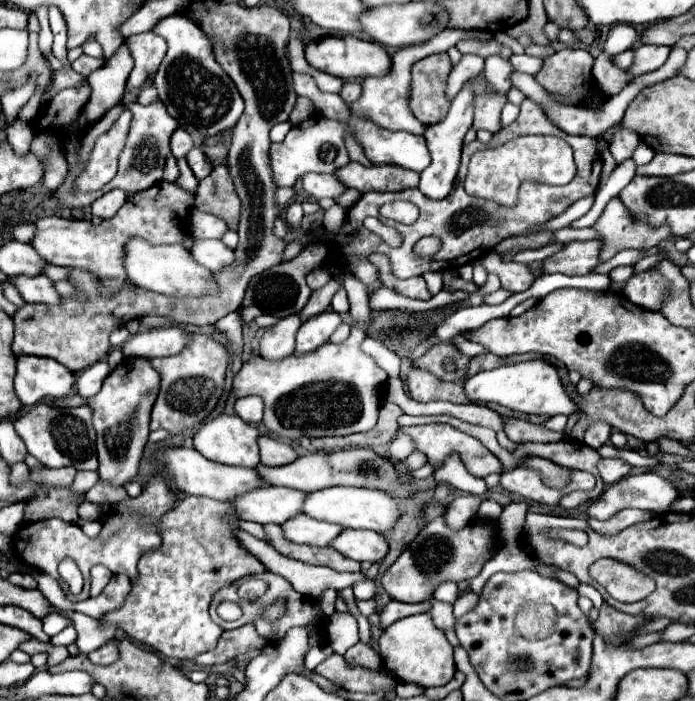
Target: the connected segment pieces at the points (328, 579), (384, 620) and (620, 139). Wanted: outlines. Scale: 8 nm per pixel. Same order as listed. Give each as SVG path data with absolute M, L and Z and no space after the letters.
M242 531L238 537L240 537L240 543L244 545L244 549L248 549L252 555L256 555L256 557L268 567L268 571L282 575L284 579L288 579L288 581L292 583L292 587L294 587L298 593L302 593L302 595L306 595L306 597L310 597L310 599L320 597L320 593L322 593L324 589L328 589L328 587L340 591L340 589L346 589L346 587L353 587L358 581L365 579L362 572L338 573L338 571L328 569L328 567L316 567L316 565L308 565L308 563L296 561L296 559L290 559L290 557L286 557L286 555L280 555L270 543L260 541L260 539L252 537L250 533L244 533L244 531Z
M390 601L384 611L380 613L380 627L386 629L388 625L392 625L394 621L402 619L402 617L408 617L408 615L416 615L416 613L426 613L428 611L428 603L422 601L422 603L414 603L414 605L408 605L408 603L400 603L400 601Z
M620 125L614 139L609 143L609 150L617 163L622 163L628 157L632 157L638 145L640 145L640 137Z

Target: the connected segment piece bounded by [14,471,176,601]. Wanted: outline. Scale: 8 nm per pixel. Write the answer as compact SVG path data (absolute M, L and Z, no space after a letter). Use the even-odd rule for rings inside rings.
M158 471L158 473L150 475L148 483L144 485L144 489L138 497L124 499L116 505L112 515L102 523L102 531L98 533L98 537L92 539L92 537L84 535L84 531L74 523L60 521L60 519L48 519L48 521L22 525L18 529L18 533L14 535L14 539L16 539L14 547L16 545L16 553L26 565L44 571L44 573L56 577L58 581L60 581L58 563L64 557L72 557L80 565L80 571L84 573L86 583L84 583L84 589L80 595L74 596L68 593L67 597L72 601L82 601L82 599L90 597L90 567L96 563L108 565L108 569L112 573L122 573L122 575L128 575L130 579L136 579L138 557L148 549L160 547L158 521L164 513L174 509L174 505L176 505L176 493L170 489L168 481L164 479L164 473ZM86 591L88 591L88 595L86 595Z

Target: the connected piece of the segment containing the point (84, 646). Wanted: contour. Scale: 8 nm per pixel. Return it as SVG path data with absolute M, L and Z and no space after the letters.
M54 607L54 611L66 615L74 621L74 627L78 631L76 645L78 645L80 653L84 653L84 655L106 645L116 635L116 627L104 627L104 623L100 623L100 619L92 619L82 613L70 613L70 611L63 611L56 607Z

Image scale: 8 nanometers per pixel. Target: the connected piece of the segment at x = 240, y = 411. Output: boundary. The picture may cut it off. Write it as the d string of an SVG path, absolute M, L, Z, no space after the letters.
M242 397L236 401L236 415L242 417L246 423L258 425L264 415L264 401L260 397Z

